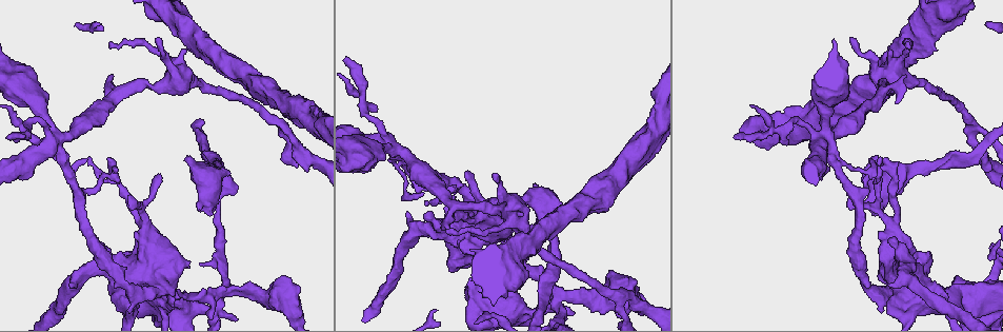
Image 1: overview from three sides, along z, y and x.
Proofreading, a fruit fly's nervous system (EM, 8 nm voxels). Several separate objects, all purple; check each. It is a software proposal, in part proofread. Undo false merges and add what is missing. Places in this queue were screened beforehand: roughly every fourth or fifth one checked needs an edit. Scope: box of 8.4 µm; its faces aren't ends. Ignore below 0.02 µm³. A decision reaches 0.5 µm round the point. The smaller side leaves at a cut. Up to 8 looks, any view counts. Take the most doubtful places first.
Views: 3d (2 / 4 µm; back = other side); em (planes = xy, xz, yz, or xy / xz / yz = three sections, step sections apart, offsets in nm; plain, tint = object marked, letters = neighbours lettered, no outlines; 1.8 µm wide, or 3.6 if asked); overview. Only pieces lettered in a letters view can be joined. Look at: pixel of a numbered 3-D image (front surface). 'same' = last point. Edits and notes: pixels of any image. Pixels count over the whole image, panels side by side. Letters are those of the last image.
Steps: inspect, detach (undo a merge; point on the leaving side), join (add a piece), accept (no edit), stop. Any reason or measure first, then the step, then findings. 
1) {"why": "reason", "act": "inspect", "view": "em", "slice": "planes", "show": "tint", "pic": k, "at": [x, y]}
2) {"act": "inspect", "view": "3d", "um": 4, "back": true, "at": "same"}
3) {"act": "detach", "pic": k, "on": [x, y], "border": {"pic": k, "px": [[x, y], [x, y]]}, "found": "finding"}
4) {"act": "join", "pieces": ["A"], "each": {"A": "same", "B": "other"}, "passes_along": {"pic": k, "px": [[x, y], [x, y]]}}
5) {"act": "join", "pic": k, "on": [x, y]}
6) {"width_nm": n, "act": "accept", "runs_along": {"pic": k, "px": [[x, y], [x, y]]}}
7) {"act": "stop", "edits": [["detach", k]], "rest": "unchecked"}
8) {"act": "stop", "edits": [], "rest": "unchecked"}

{"why": "looks like a crossing", "act": "inspect", "view": "3d", "um": 4, "pic": 1, "at": [56, 147]}

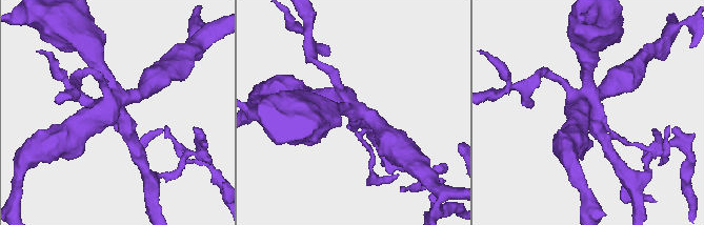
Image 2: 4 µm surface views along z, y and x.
{"why": "now the EM", "act": "inspect", "view": "em", "slice": "planes", "show": "tint", "pic": 2, "at": [357, 112]}

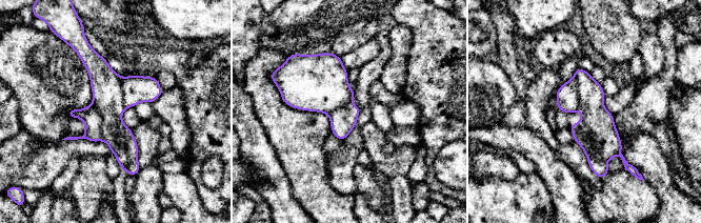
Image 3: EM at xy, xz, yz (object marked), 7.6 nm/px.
{"act": "inspect", "view": "em", "slice": "planes", "show": "letters", "at": "same"}

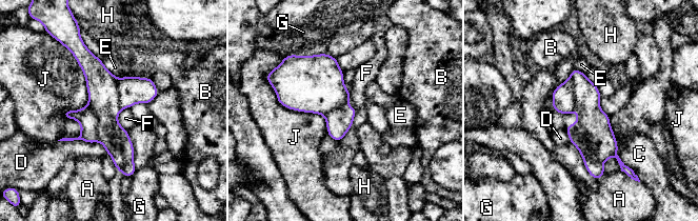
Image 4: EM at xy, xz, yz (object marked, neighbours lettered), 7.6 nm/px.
{"width_nm": 280, "act": "detach", "pic": 4, "on": [88, 121], "each": {"A": "other", "B": "other", "C": "other", "D": "other", "E": "other", "F": "other", "G": "other", "H": "other", "J": "other"}, "border": {"pic": 4, "px": [[87, 104], [97, 118], [99, 140]]}, "found": "two cells meet here"}

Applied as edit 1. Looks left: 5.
{"act": "inspect", "view": "overview"}

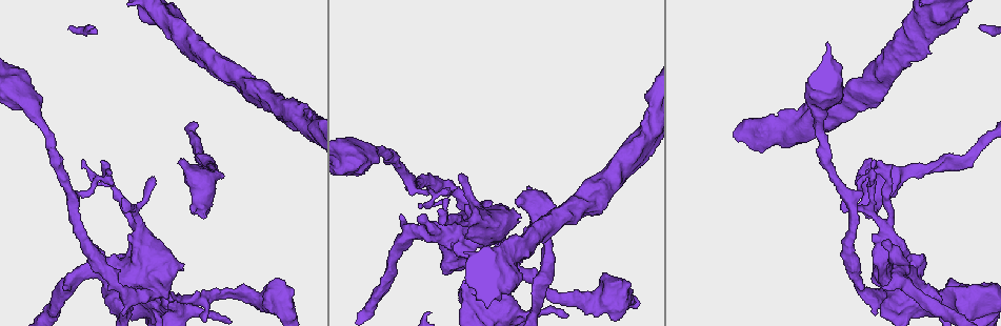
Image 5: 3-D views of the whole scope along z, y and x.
{"why": "free end", "act": "inspect", "view": "em", "slice": "yz", "step": 16, "show": "tint", "pic": 5, "at": [955, 25]}

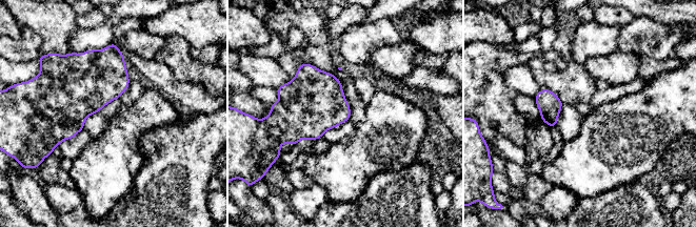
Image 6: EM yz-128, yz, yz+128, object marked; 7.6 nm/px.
{"act": "inspect", "view": "em", "slice": "yz", "step": 16, "show": "letters", "at": "same"}

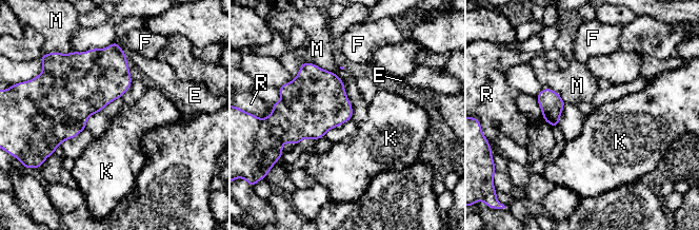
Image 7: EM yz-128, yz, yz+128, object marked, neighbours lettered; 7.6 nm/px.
{"act": "accept", "each": {"E": "other", "F": "other", "K": "other", "M": "other", "R": "other"}, "found": "none of them fits"}

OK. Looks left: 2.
{"act": "stop", "edits": [["detach", 4]], "rest": "unchecked"}

